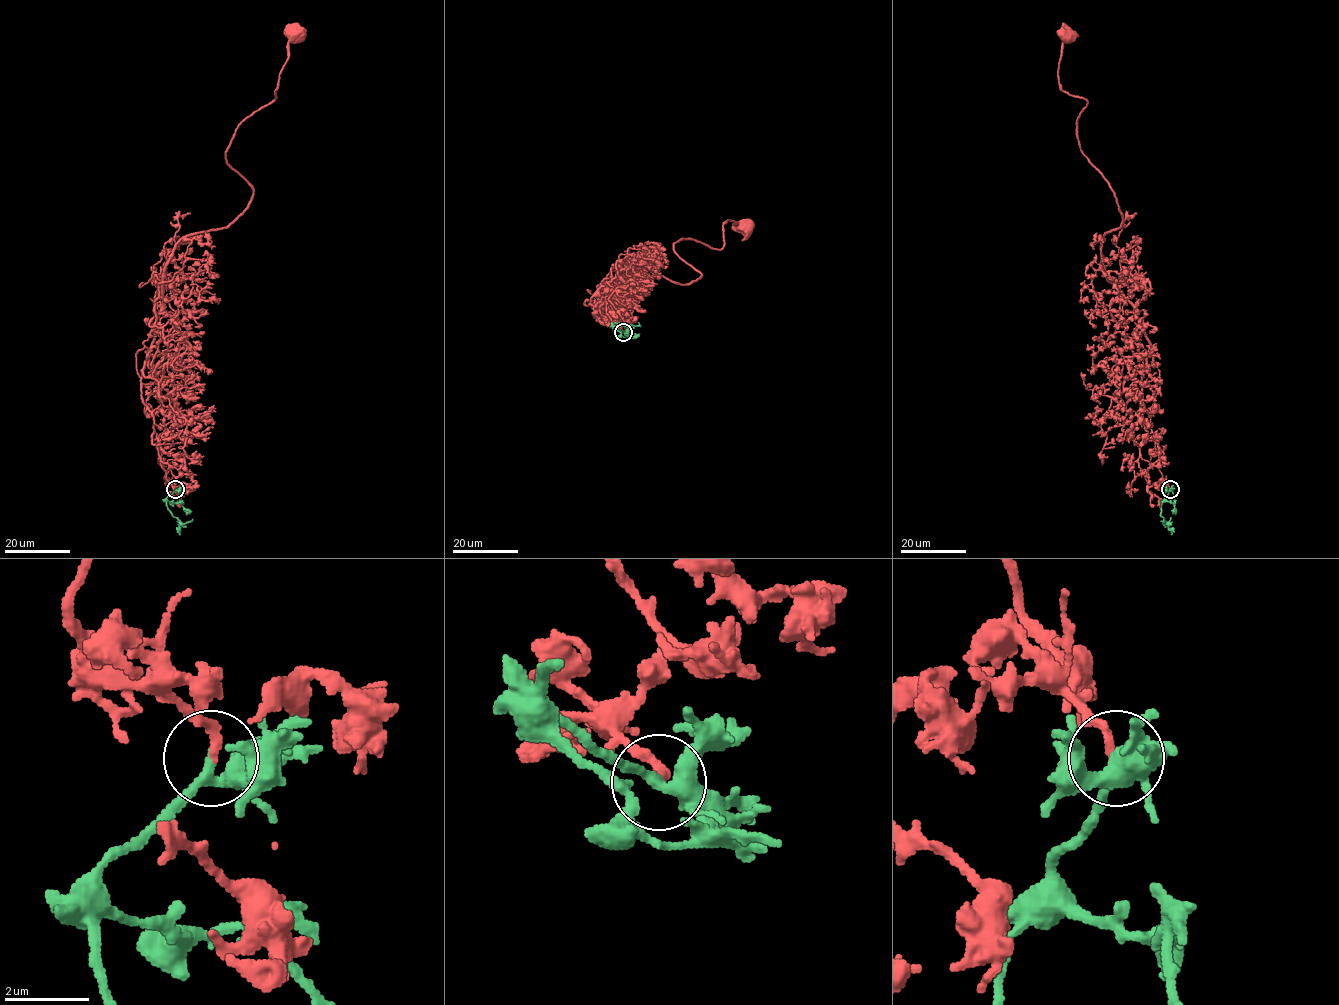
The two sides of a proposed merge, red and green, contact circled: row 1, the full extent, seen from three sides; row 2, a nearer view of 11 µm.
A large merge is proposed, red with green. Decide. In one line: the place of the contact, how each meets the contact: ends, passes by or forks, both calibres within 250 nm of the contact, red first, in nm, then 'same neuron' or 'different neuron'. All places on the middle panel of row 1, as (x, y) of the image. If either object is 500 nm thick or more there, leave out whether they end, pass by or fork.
(623, 332) | red ends | green passes by | 190/240 nm | same neuron

